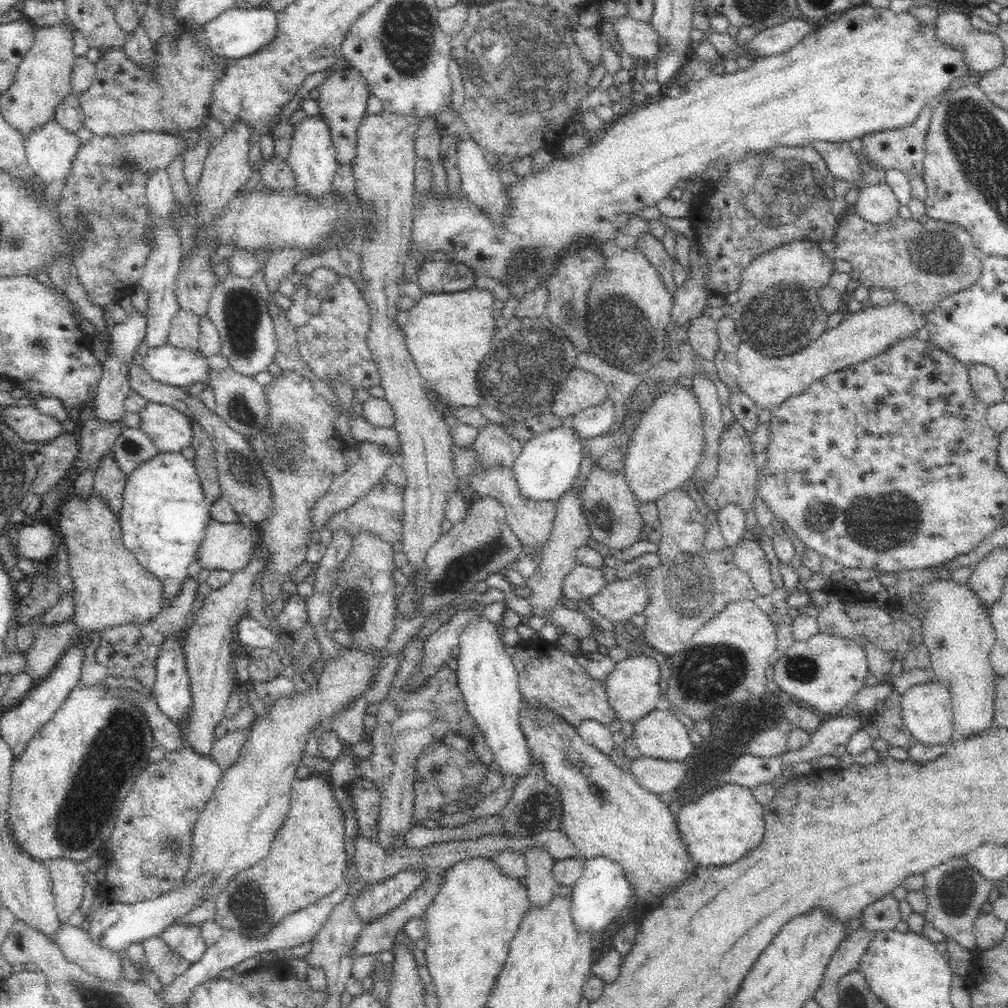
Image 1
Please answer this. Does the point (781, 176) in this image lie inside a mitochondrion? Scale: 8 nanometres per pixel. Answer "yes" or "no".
yes

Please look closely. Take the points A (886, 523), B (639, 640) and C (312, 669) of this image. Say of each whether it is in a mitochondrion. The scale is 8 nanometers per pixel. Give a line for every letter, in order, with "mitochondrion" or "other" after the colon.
A: mitochondrion
B: other
C: other

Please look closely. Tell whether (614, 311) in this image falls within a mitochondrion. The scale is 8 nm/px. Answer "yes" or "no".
yes

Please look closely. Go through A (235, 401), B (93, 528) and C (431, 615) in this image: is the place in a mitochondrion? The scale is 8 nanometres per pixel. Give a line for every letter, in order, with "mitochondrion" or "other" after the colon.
A: mitochondrion
B: other
C: other

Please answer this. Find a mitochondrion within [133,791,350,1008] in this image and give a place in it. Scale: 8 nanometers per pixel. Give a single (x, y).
(248, 905)

